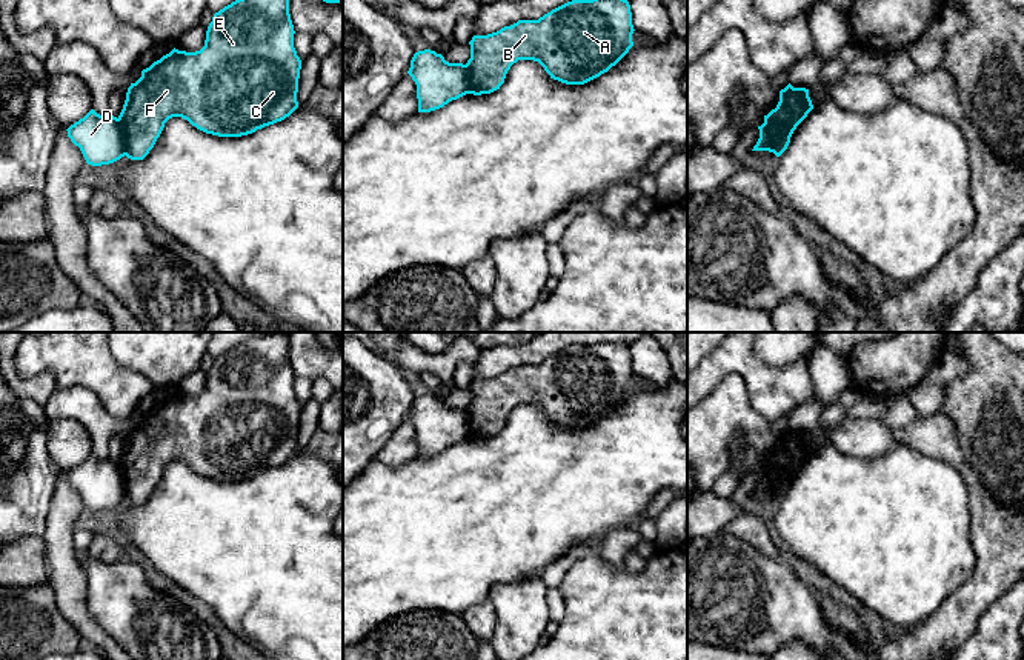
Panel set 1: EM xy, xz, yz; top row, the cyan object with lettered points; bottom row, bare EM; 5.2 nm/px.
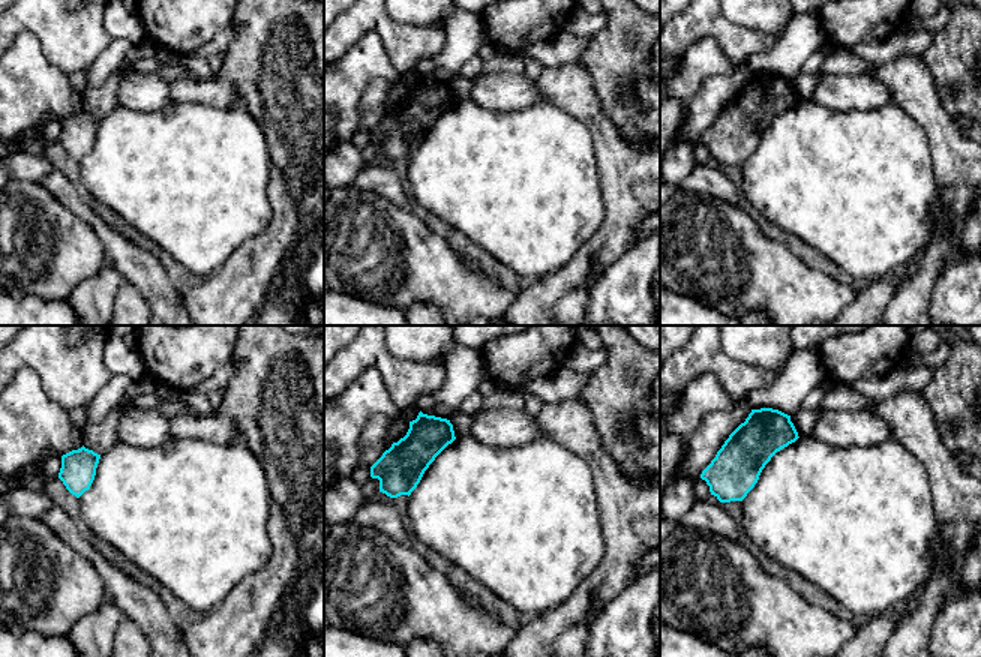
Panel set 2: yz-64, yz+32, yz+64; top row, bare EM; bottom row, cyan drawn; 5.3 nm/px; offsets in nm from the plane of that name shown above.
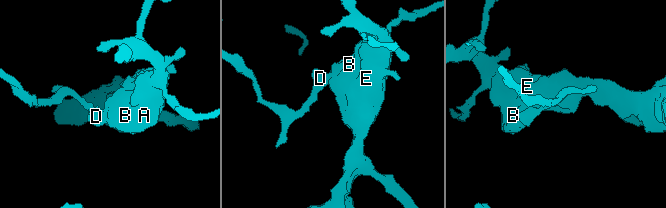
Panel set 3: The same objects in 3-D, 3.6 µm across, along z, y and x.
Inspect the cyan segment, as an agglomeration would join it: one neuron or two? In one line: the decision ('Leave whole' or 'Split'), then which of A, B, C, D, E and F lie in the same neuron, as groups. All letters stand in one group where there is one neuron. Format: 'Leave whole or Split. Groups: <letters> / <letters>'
Split. Groups: A B C E F / D

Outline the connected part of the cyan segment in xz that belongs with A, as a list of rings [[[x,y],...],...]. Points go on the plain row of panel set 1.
[[[621,342],[572,345],[538,365],[518,365],[469,386],[469,438],[490,438],[518,405],[538,406],[550,423],[584,429],[615,411],[633,391],[632,357]]]

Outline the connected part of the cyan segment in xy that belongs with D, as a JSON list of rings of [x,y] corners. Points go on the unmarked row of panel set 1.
[[[91,454],[66,475],[88,509],[109,509],[126,500],[121,468],[111,458],[100,460]]]

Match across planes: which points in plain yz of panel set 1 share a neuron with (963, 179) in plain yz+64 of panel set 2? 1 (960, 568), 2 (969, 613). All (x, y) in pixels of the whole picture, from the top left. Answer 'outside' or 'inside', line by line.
1: outside
2: inside

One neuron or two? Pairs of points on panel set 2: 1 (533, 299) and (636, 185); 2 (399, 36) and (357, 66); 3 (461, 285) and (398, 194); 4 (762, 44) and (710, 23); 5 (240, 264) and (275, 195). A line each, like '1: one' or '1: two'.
1: one
2: two
3: two
4: one
5: one

